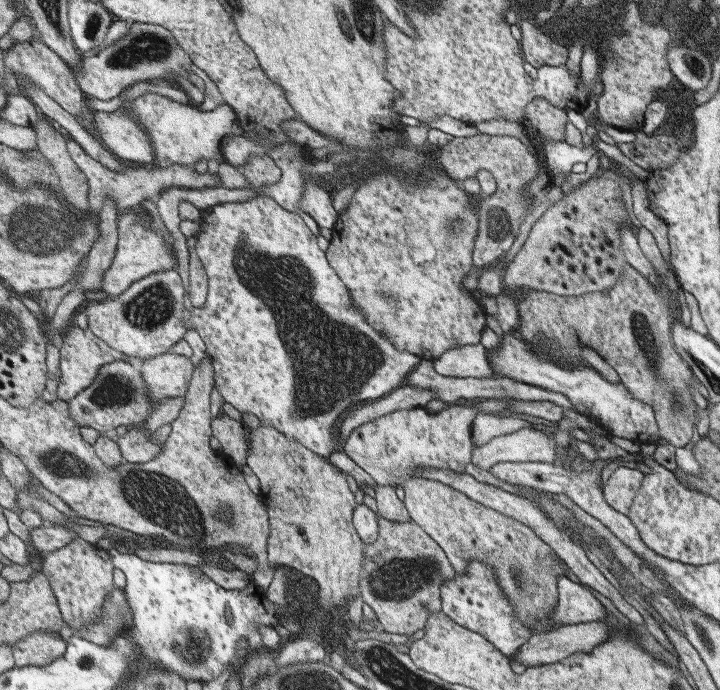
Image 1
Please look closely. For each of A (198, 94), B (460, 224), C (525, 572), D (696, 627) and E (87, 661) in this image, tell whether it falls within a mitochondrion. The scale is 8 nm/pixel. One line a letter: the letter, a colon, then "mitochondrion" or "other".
A: other
B: mitochondrion
C: mitochondrion
D: mitochondrion
E: mitochondrion

